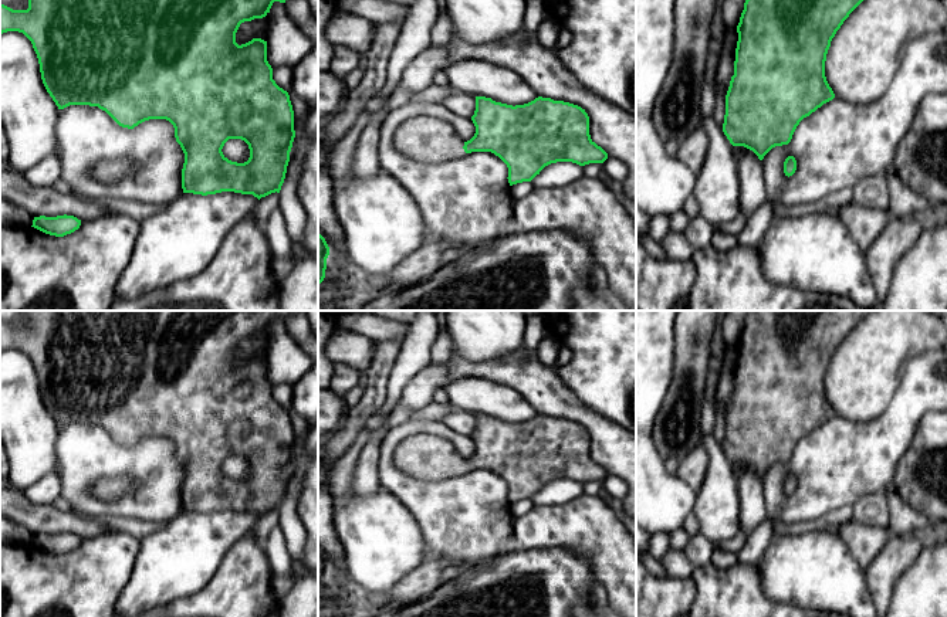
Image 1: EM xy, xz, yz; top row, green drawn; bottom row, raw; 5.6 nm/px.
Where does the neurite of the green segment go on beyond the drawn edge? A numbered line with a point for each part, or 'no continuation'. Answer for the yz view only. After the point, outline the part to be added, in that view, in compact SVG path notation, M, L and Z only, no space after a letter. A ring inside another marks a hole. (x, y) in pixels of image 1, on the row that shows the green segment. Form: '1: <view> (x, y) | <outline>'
no continuation

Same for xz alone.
1: xz (428, 139) | M430 116L406 121L395 132L393 143L400 153L426 163L453 160L466 155L464 140L454 128Z

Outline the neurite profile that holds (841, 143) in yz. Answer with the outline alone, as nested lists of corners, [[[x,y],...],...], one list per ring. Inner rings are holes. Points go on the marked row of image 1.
[[[947,31],[909,40],[900,67],[879,99],[860,105],[835,96],[799,122],[788,145],[775,146],[764,156],[767,199],[784,206],[808,204],[845,187],[853,189],[866,177],[885,174],[893,166],[896,150],[910,130],[921,101],[930,94],[944,92]],[[788,156],[797,160],[797,170],[789,177],[784,173]]]

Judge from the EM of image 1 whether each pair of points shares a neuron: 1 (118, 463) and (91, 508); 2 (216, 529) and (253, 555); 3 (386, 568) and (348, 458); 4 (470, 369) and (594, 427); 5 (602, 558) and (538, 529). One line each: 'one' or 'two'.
1: one
2: two
3: one
4: one
5: one

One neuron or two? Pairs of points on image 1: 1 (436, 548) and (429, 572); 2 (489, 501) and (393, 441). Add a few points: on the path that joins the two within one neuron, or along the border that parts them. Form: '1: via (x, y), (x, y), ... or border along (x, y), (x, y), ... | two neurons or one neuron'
1: border along (425, 556), (445, 563) | two neurons
2: via (457, 501), (426, 501), (413, 494), (392, 473) | one neuron

